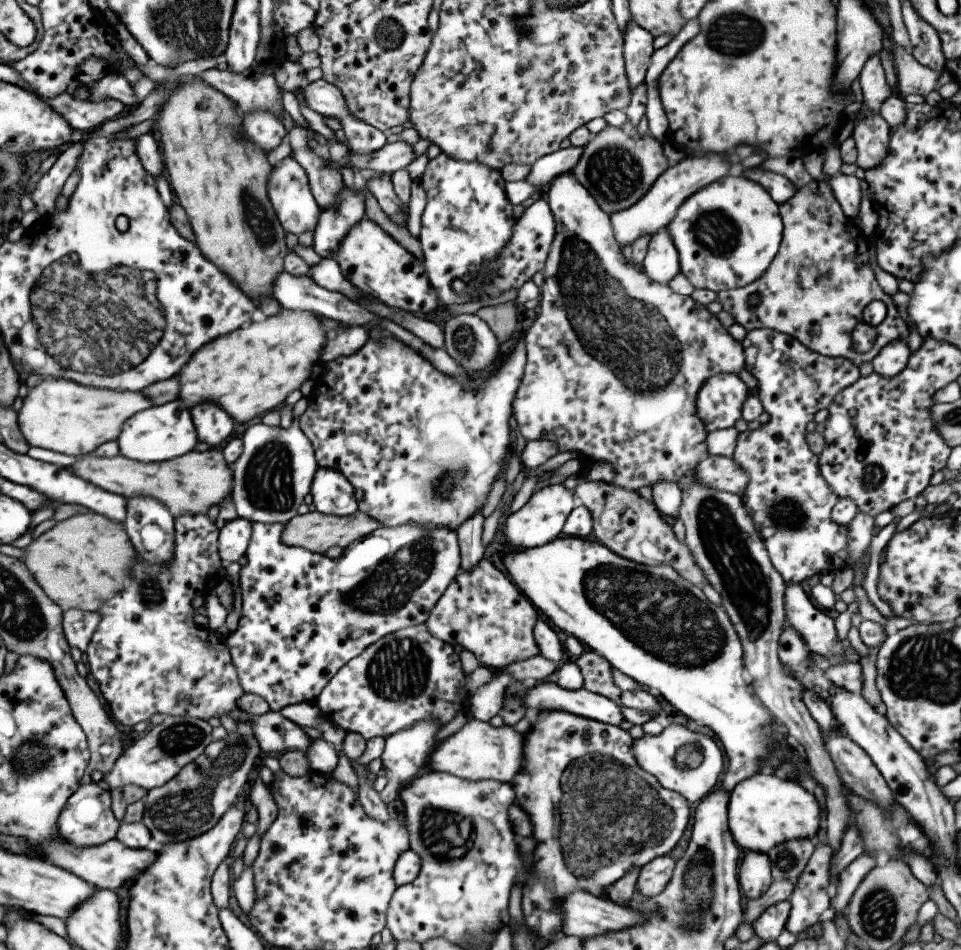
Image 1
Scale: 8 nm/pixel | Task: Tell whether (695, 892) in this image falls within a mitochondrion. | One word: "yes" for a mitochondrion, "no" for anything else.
yes

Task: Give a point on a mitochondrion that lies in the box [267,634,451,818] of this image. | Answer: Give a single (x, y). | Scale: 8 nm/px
(398, 672)

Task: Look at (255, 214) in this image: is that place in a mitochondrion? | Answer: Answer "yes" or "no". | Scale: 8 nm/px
yes

